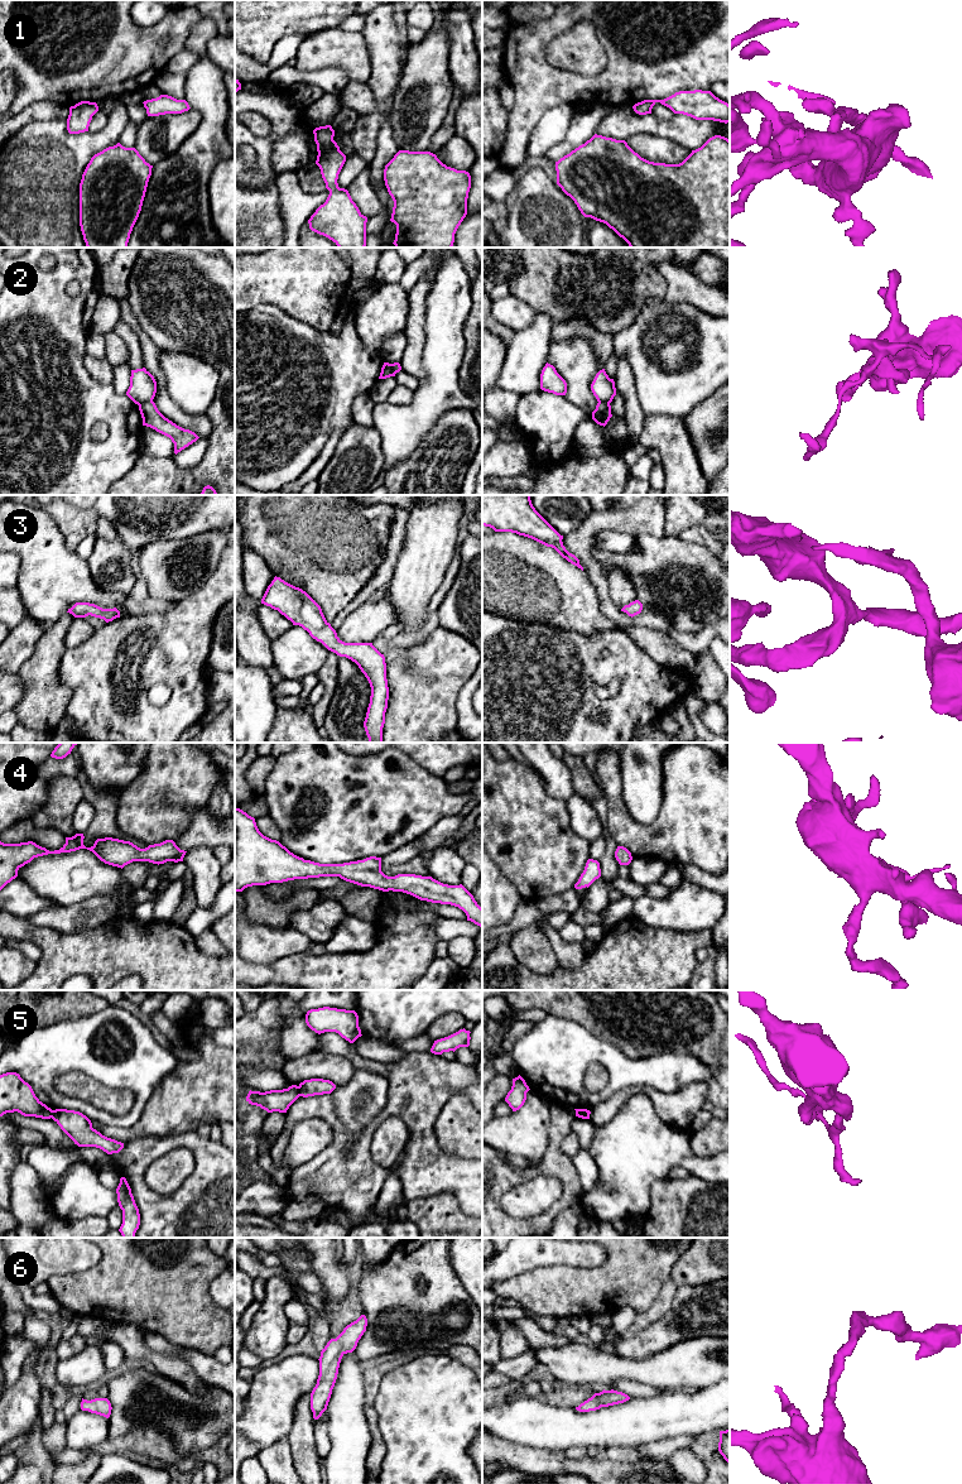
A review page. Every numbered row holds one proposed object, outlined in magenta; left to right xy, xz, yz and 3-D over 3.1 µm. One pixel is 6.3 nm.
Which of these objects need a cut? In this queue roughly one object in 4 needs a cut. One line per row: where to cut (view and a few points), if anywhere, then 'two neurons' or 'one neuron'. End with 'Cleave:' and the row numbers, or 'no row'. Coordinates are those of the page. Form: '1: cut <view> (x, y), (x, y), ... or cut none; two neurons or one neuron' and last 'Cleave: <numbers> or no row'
1: cut none; one neuron
2: cut xy (152, 399), (139, 406); two neurons
3: cut none; one neuron
4: cut none; one neuron
5: cut xz (298, 1086), (301, 1095); two neurons
6: cut none; one neuron
Cleave: 2, 5

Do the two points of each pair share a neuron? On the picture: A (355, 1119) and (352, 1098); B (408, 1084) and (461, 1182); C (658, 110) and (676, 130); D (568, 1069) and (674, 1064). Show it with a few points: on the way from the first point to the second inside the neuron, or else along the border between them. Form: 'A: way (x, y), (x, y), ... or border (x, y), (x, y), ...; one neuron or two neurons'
A: way (355, 1114), (355, 1103); one neuron
B: way (412, 1108), (412, 1127), (415, 1136), (437, 1158); one neuron
C: border (650, 114), (667, 119), (676, 114); two neurons
D: way (595, 1056), (610, 1056), (621, 1067), (648, 1067); one neuron

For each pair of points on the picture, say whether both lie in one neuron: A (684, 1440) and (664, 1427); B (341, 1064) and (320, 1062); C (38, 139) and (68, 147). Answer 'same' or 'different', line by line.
A: different
B: same
C: same

